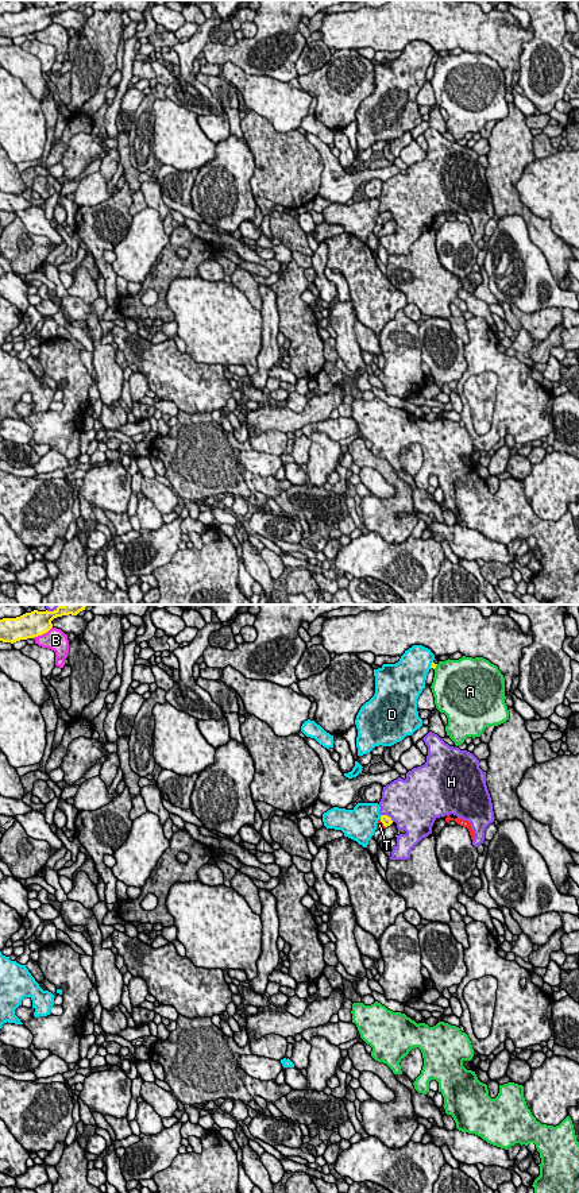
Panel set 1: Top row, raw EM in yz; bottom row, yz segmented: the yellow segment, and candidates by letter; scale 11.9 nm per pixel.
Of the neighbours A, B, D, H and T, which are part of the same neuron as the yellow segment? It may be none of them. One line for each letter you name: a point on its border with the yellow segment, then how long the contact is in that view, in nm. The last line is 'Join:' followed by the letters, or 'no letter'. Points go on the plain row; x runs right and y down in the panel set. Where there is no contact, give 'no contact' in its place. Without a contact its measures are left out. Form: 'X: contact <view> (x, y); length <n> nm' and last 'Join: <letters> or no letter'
T: contact yz (382, 217); length 120 nm
Join: T

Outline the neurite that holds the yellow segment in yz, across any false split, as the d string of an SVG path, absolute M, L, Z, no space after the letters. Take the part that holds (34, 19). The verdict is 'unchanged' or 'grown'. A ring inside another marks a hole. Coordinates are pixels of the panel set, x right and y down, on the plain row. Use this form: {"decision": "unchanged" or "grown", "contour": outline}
{"decision": "unchanged", "contour": "M63 0L58 1L54 7L34 5L16 13L3 13L0 15L0 36L13 39L20 35L42 31L53 23L51 16L54 13L69 9L77 11L86 1Z"}

